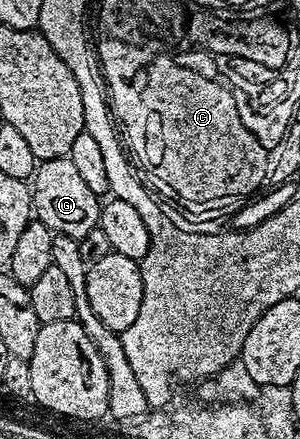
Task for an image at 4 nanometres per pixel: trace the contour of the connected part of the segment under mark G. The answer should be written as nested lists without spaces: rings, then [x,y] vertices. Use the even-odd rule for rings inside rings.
[[[69,156],[38,163],[33,175],[33,214],[51,229],[52,235],[84,238],[91,229],[98,227],[100,209],[100,195],[89,192],[89,187],[85,180],[81,180],[81,175]]]

